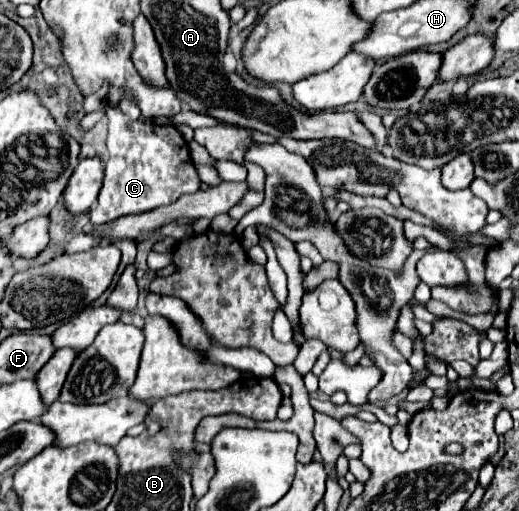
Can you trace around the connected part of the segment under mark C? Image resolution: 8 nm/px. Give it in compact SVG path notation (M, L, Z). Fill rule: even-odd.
M109 102L107 106L107 118L109 118L109 136L107 136L107 150L109 156L105 160L105 178L103 188L97 198L95 208L89 212L89 222L93 226L107 224L119 216L127 214L141 214L145 210L155 210L159 206L167 206L175 202L183 194L193 194L201 190L201 178L191 162L189 146L183 140L181 132L175 126L159 126L153 122L131 122L127 116L121 114L121 110Z

